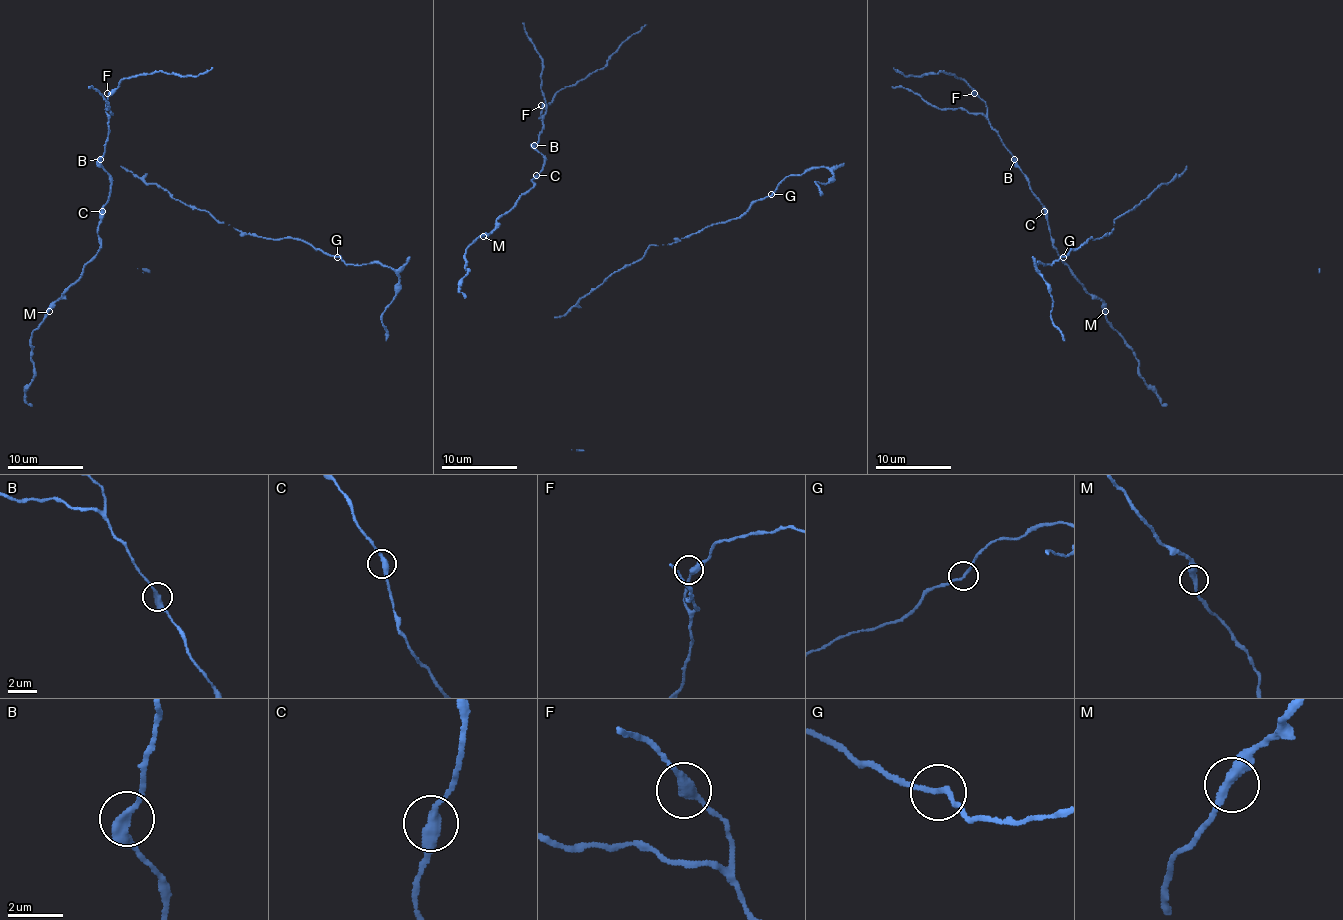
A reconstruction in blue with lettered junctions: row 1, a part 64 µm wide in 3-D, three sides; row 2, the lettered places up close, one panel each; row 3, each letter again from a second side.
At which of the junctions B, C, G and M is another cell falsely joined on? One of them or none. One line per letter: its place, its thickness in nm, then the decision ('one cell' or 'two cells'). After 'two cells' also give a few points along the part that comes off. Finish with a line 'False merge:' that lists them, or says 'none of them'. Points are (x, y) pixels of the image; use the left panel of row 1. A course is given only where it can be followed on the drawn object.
B: at (100, 159); 360 nm thick; one cell
C: at (102, 211); 360 nm thick; one cell
G: at (337, 257); 180 nm thick; one cell
M: at (49, 311); 360 nm thick; one cell
False merge: none of them

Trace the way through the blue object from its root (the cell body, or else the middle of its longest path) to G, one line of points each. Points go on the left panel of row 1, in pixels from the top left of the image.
G: (176, 200), (204, 209), (217, 220), (242, 232), (271, 239), (297, 237), (337, 256)

